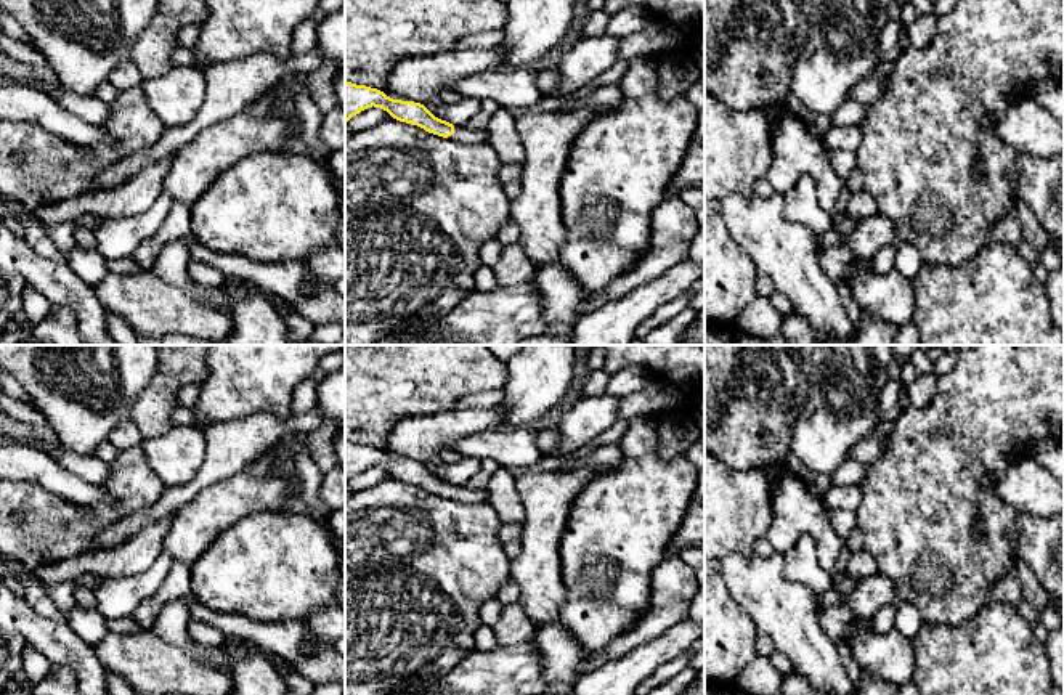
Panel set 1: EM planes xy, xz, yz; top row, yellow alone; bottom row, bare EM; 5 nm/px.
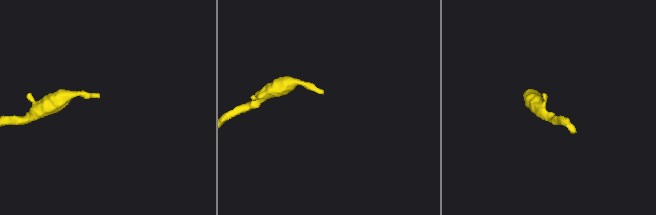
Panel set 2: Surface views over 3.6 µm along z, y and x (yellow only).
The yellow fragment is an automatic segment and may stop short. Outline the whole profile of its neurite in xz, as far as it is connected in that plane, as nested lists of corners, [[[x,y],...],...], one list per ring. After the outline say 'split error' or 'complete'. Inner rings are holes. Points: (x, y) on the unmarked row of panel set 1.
[[[345,441],[345,483],[368,467],[380,467],[393,478],[464,504],[486,502],[486,490],[469,490],[435,477],[424,464],[387,456],[377,448]]] | split error

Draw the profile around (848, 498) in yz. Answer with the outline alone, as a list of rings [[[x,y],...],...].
[[[855,485],[849,486],[830,486],[822,496],[822,506],[825,510],[844,509],[857,512],[862,502],[862,491]]]

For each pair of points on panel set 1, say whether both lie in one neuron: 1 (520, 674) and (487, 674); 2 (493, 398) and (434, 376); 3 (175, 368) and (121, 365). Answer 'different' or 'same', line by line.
1: same
2: different
3: different

